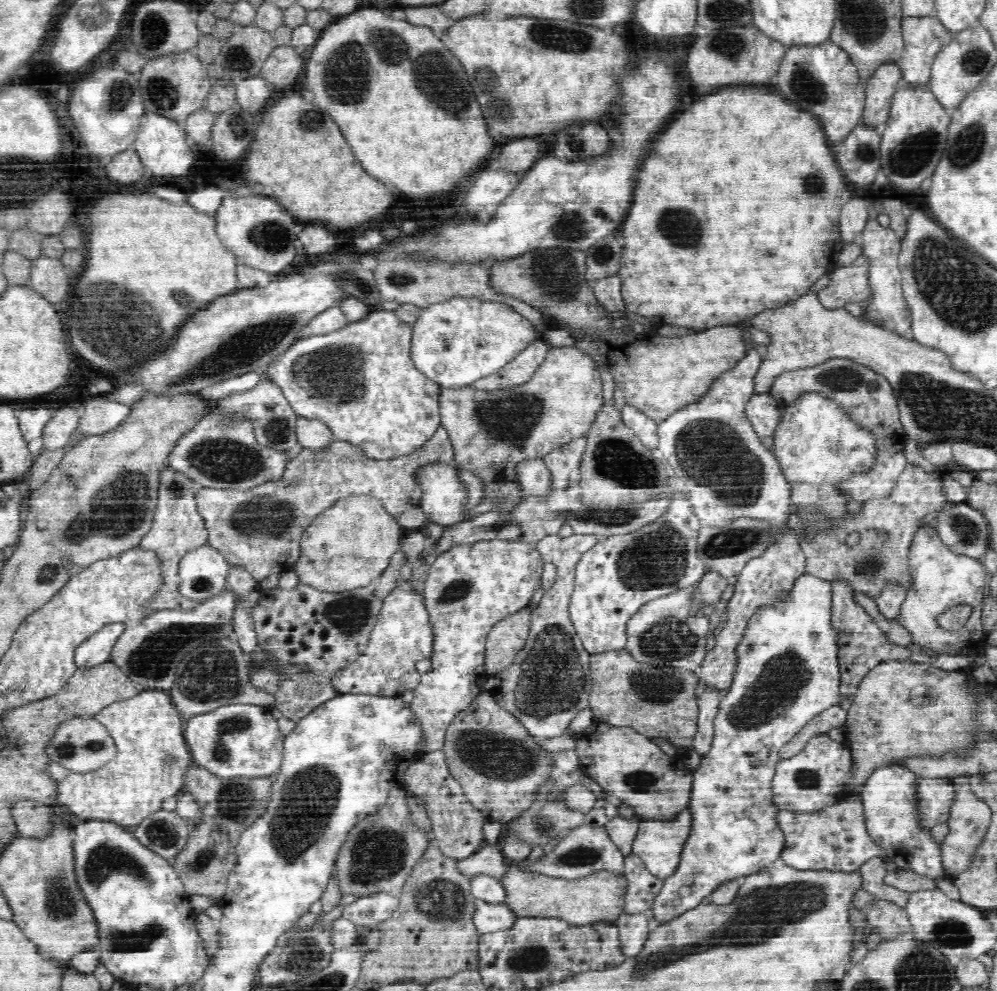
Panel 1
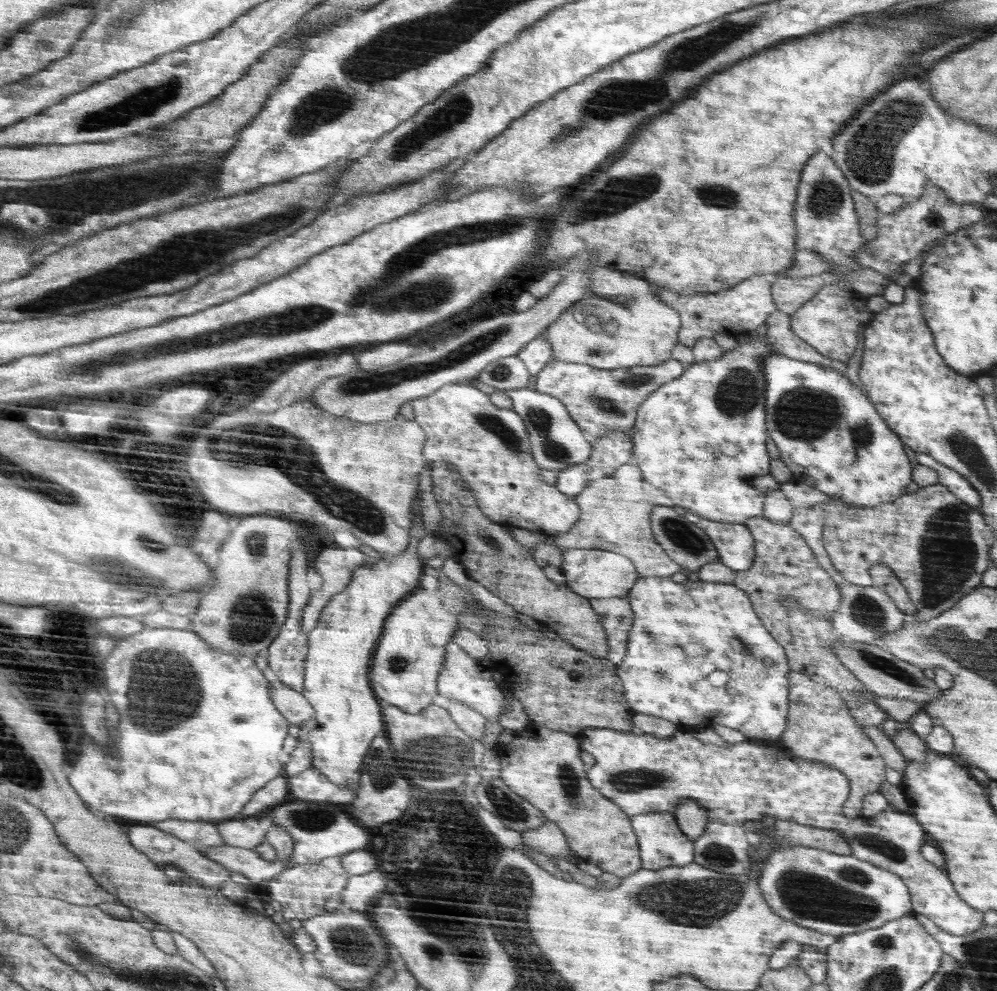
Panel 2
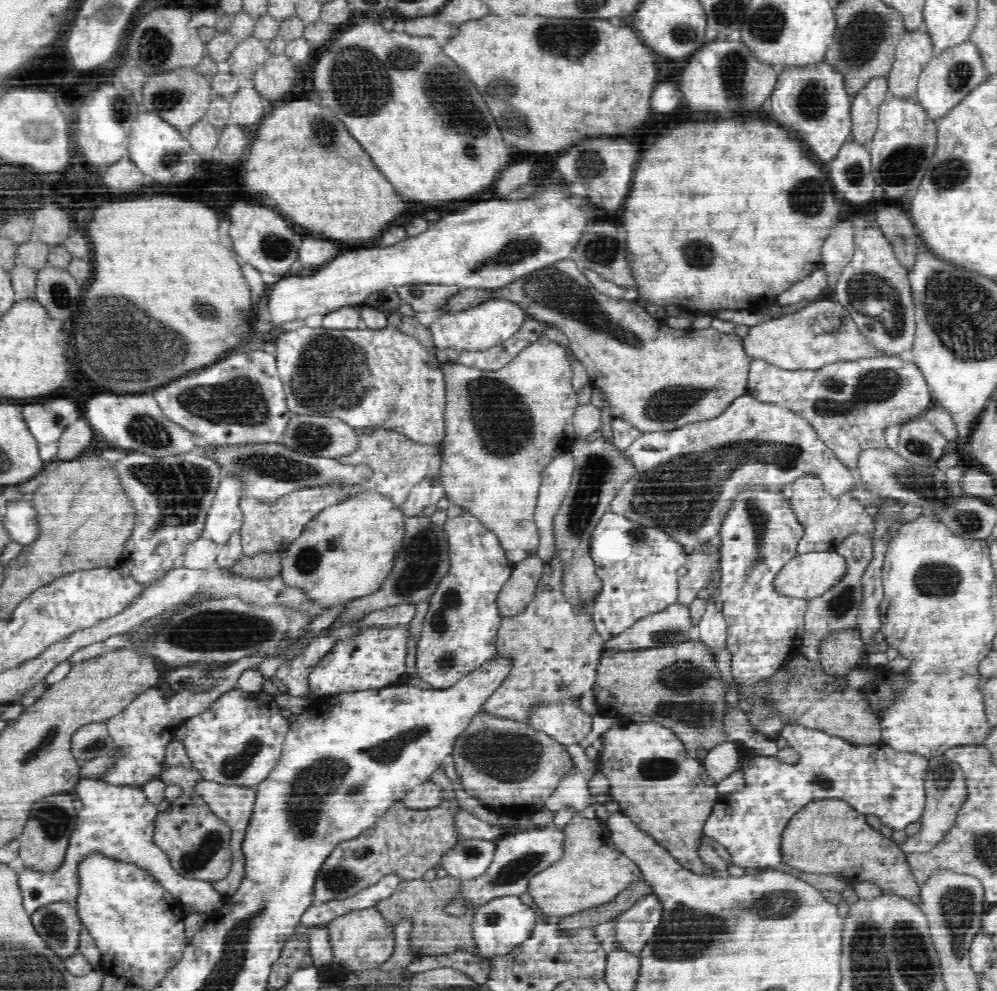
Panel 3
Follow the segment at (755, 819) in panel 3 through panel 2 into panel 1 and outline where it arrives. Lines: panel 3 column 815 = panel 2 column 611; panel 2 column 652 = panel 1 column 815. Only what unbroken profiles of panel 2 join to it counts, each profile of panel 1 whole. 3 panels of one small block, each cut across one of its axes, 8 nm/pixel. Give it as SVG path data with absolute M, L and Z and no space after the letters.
M827 733L811 737L802 752L787 759L780 759L771 781L774 803L779 809L794 813L813 813L833 806L856 795L850 787L854 780L852 752L847 743L839 743Z

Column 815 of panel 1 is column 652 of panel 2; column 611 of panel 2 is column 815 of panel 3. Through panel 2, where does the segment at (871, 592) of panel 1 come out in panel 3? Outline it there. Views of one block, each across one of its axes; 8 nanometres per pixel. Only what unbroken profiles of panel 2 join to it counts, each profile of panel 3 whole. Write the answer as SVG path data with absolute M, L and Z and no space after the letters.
M802 474L788 488L790 506L804 528L804 536L797 546L798 554L812 551L836 551L837 546L850 534L871 533L875 518L872 511L861 505L852 492L833 496L826 492L823 482L816 474Z

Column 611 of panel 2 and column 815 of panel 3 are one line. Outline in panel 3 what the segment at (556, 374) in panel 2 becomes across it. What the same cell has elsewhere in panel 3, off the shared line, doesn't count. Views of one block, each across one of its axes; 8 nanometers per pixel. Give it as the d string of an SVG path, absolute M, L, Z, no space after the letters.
M897 355L858 357L816 370L784 370L766 361L752 359L747 394L758 401L785 406L802 416L824 445L853 472L862 449L888 448L884 439L885 428L924 418L934 400L923 372Z

